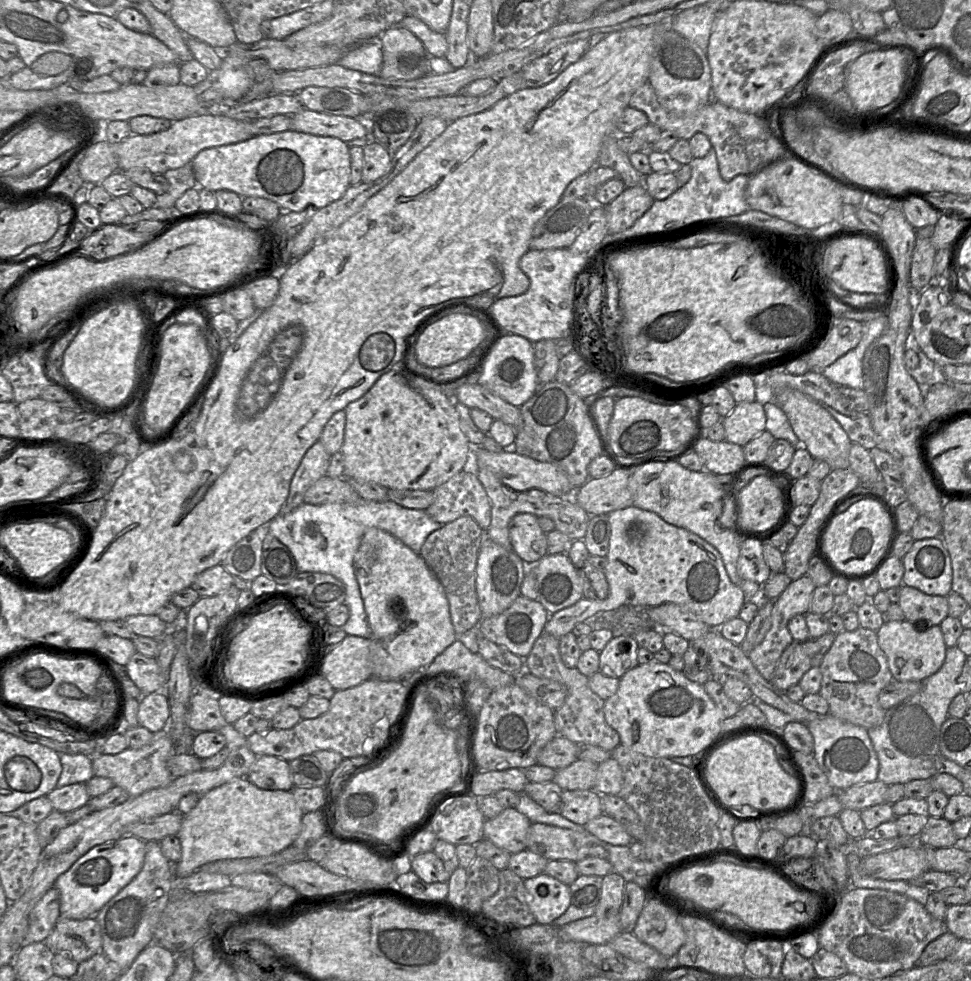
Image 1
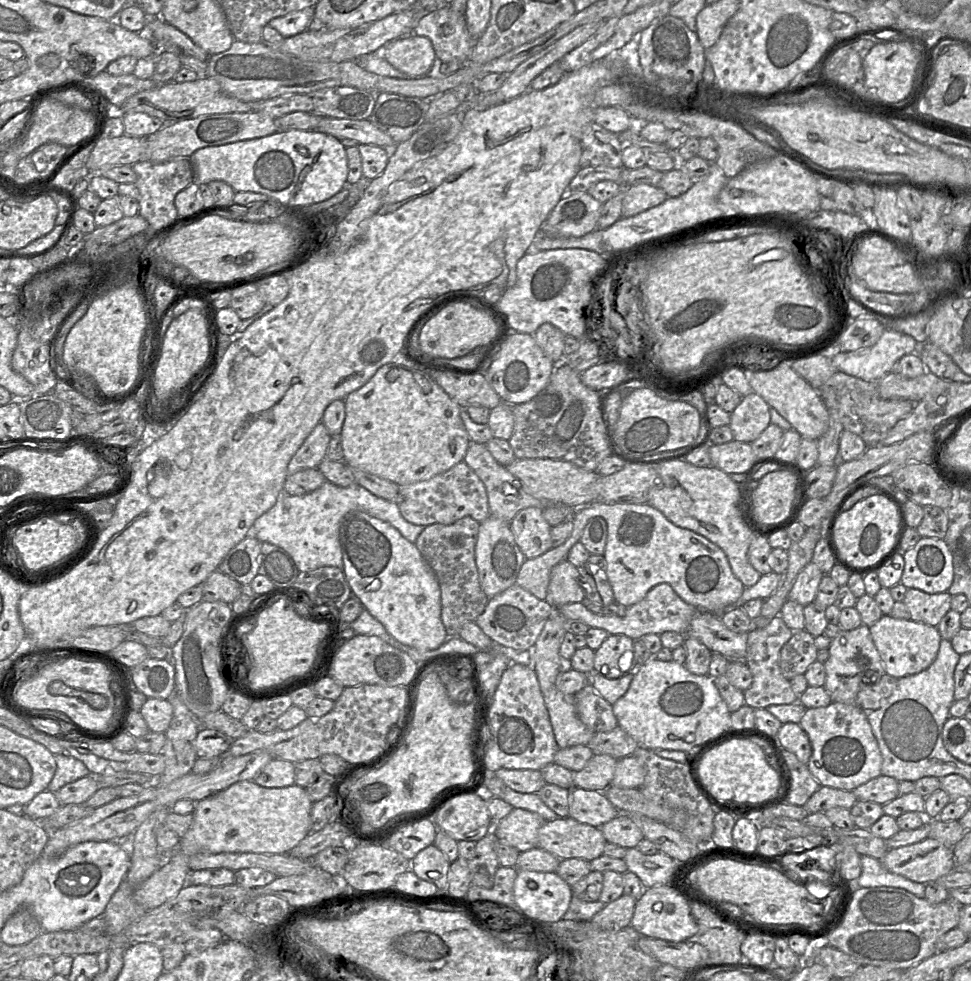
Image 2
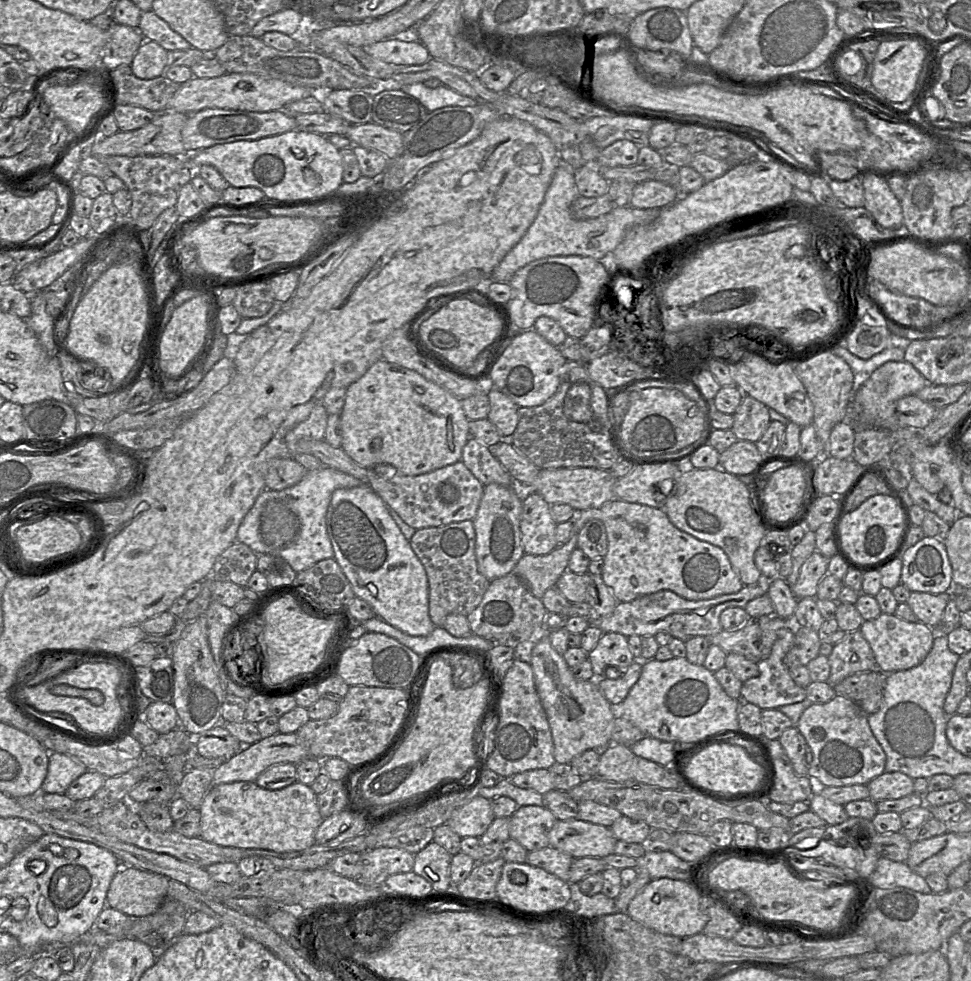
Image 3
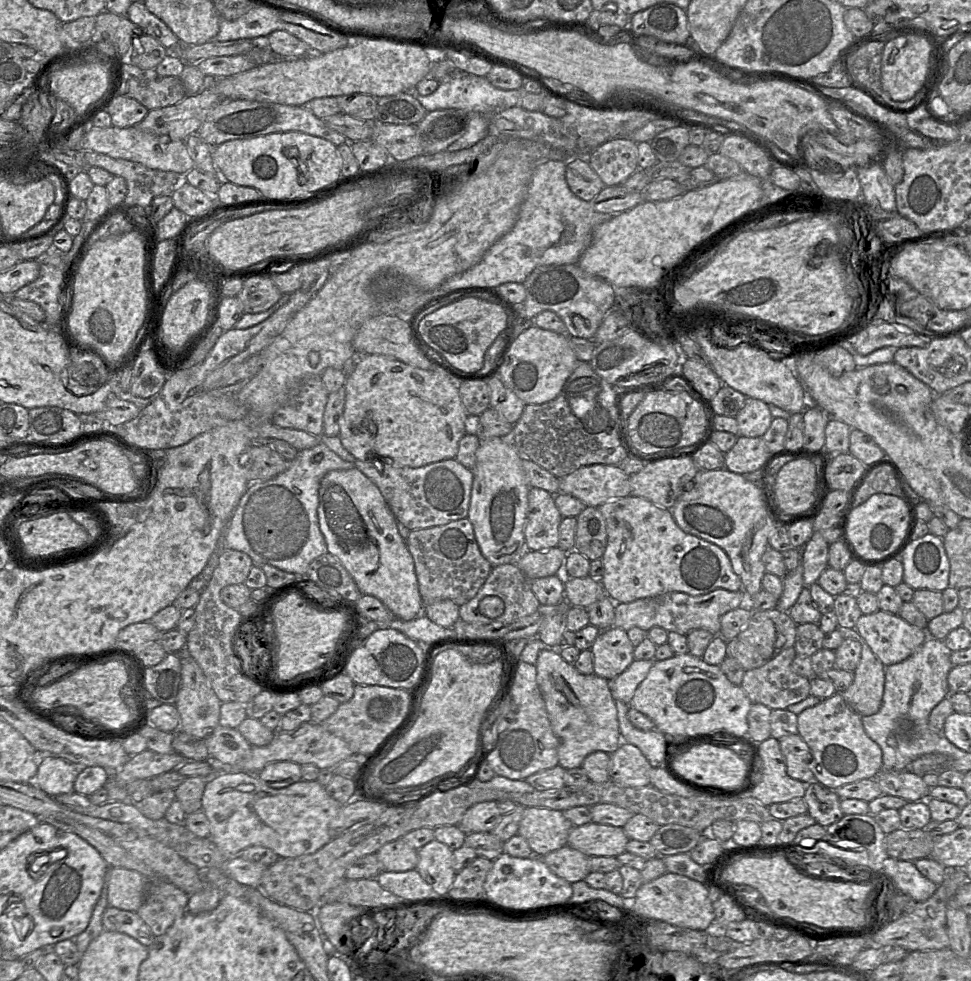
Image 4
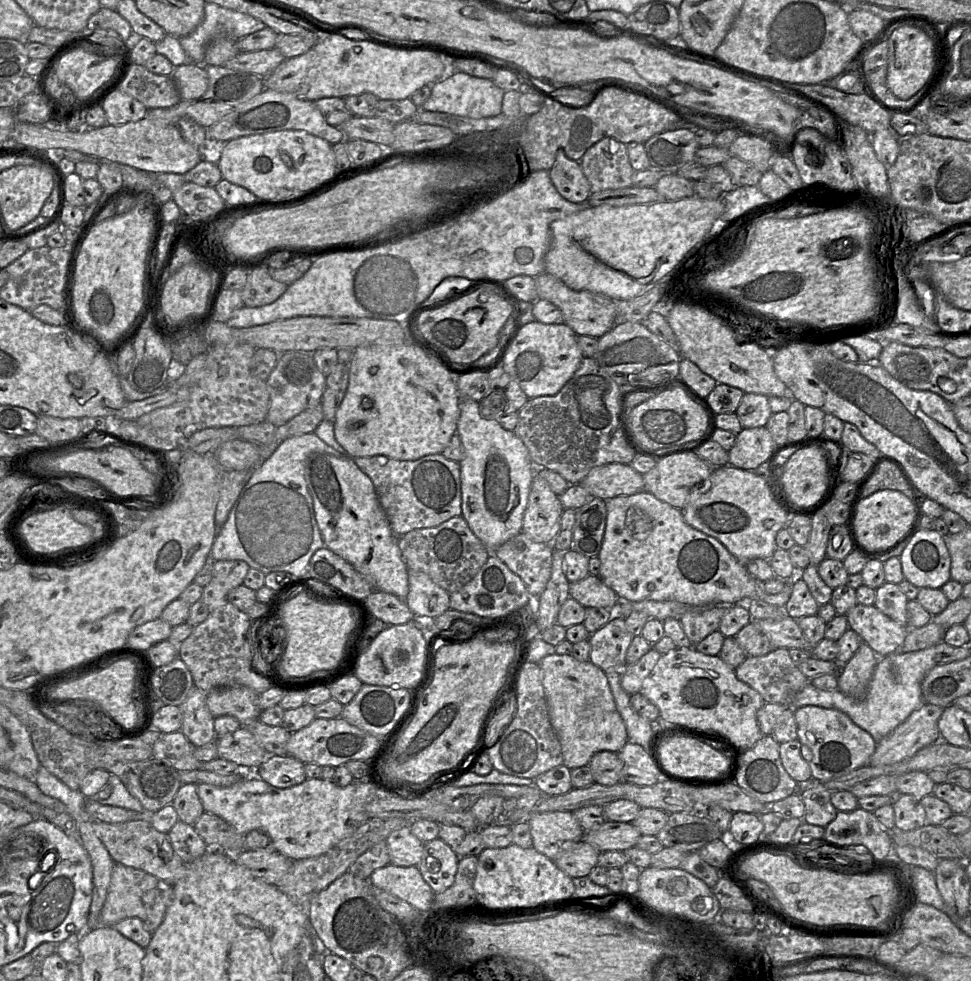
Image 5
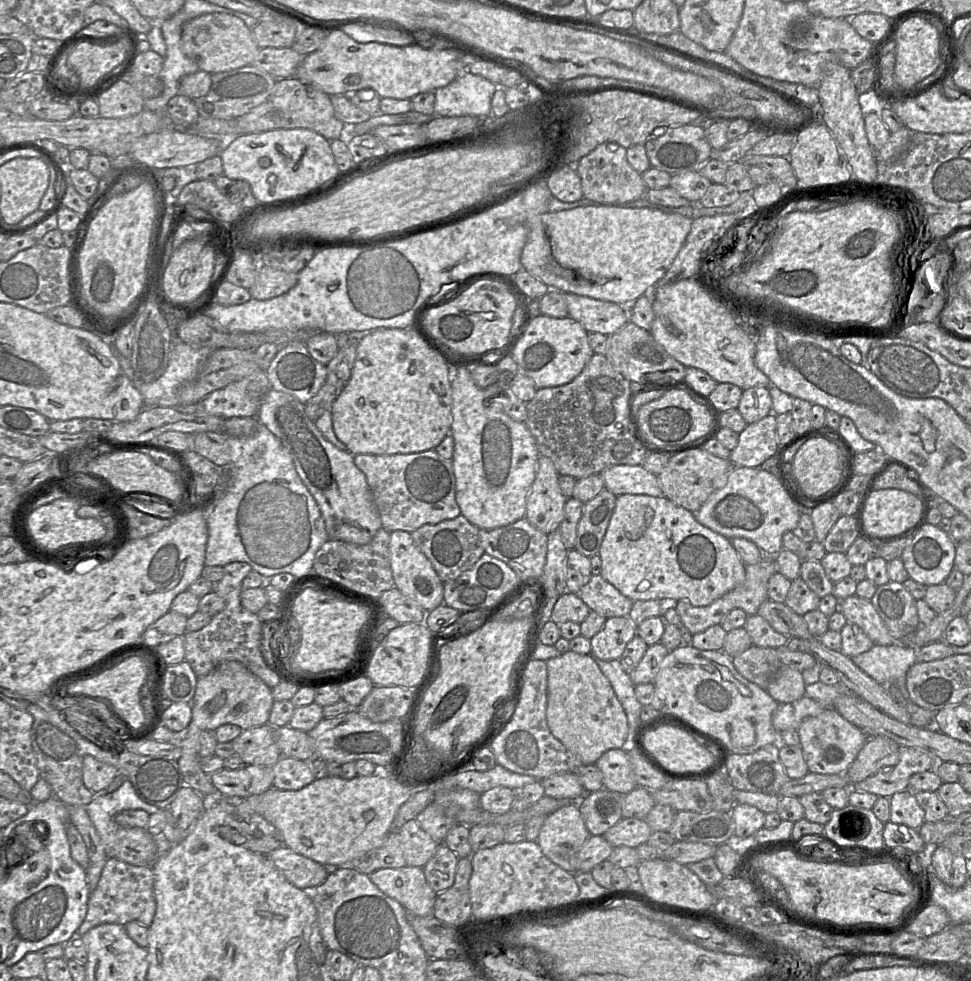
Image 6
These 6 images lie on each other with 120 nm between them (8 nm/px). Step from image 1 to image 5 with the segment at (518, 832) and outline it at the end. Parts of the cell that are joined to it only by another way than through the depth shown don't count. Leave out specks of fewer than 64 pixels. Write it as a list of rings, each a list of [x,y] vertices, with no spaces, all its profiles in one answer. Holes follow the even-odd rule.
[[[569,811],[539,813],[528,821],[533,848],[554,860],[569,844],[583,840],[585,831]]]

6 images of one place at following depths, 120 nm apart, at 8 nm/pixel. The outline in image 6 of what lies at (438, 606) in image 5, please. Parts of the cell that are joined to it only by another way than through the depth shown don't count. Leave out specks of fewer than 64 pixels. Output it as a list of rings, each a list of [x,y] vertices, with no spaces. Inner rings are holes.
[[[401,530],[390,532],[389,552],[394,587],[426,612],[444,603],[444,583],[428,558],[416,546],[411,533]]]

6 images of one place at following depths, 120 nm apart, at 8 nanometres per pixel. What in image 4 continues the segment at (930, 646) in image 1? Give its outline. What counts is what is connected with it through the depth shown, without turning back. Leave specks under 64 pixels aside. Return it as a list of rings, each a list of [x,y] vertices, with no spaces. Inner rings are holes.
[[[880,609],[872,614],[862,614],[855,629],[884,666],[907,659],[928,636],[926,629]]]

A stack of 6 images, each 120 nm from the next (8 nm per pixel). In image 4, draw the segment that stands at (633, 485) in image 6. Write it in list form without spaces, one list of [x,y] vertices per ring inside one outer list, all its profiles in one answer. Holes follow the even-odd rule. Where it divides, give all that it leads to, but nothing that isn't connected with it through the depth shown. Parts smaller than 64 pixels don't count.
[[[593,464],[560,478],[560,493],[571,495],[586,507],[631,495],[630,475],[621,466]]]

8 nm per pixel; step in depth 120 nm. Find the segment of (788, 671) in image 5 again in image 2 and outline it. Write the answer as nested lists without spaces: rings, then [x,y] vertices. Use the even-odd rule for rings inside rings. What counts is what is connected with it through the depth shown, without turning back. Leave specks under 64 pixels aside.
[[[780,615],[775,616],[766,626],[753,628],[747,633],[746,665],[750,669],[753,682],[743,691],[745,704],[754,708],[767,708],[771,705],[792,704],[798,702],[798,696],[793,692],[790,680],[786,679],[779,667],[781,648],[789,641],[794,631],[783,621]]]

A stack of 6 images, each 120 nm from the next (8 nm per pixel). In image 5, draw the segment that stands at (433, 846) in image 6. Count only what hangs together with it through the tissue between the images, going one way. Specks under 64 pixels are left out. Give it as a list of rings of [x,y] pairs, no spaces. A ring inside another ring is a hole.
[[[410,826],[392,831],[386,839],[390,864],[417,866],[423,856],[424,844],[411,832]]]

